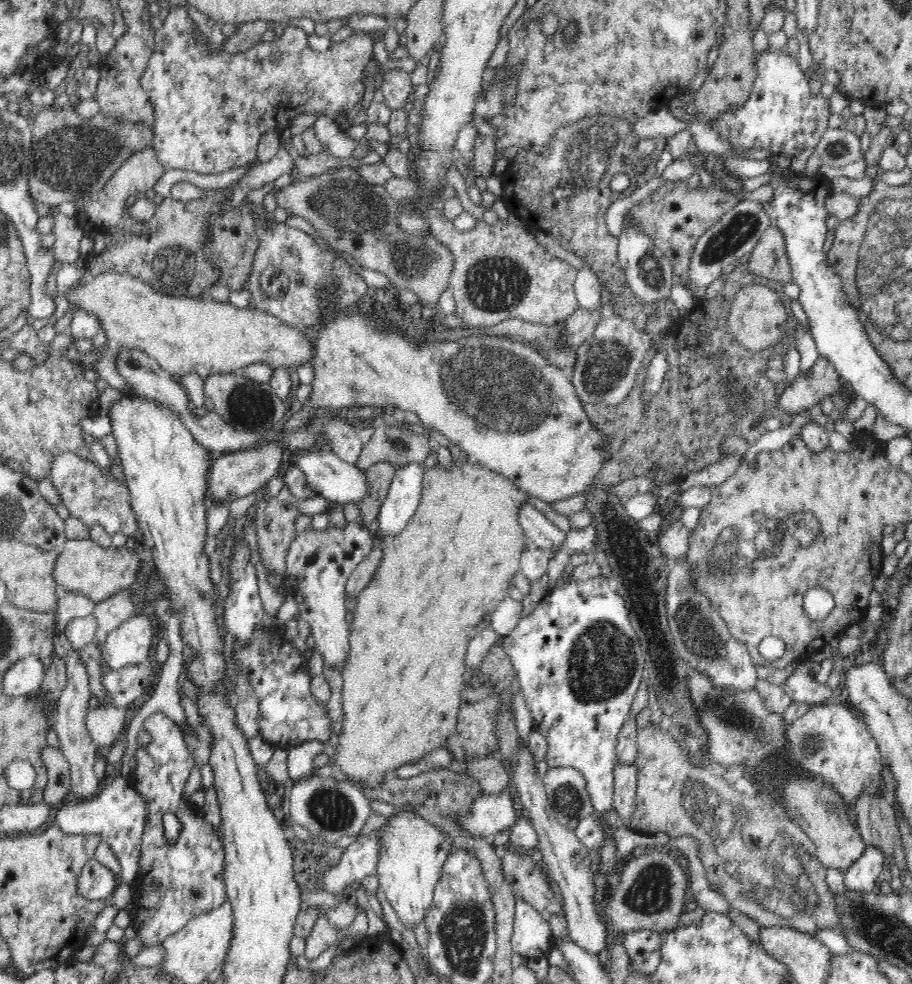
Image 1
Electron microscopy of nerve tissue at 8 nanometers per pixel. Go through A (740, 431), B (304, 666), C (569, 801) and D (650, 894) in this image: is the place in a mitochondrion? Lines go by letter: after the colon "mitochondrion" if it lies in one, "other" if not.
A: other
B: other
C: mitochondrion
D: mitochondrion

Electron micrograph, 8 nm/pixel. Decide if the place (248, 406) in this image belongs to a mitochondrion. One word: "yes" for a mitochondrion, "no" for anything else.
yes

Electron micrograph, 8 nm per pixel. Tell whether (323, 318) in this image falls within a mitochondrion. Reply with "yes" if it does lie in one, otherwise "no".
no

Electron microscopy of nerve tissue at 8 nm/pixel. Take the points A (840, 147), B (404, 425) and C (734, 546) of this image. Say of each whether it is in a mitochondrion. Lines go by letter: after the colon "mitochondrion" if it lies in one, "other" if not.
A: mitochondrion
B: other
C: mitochondrion

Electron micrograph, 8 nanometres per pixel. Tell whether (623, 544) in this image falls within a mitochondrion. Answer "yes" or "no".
yes

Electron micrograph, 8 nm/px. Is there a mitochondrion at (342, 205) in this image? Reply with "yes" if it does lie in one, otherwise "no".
yes

